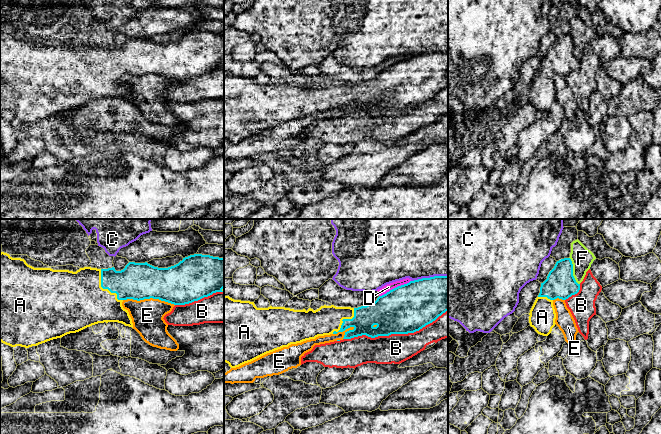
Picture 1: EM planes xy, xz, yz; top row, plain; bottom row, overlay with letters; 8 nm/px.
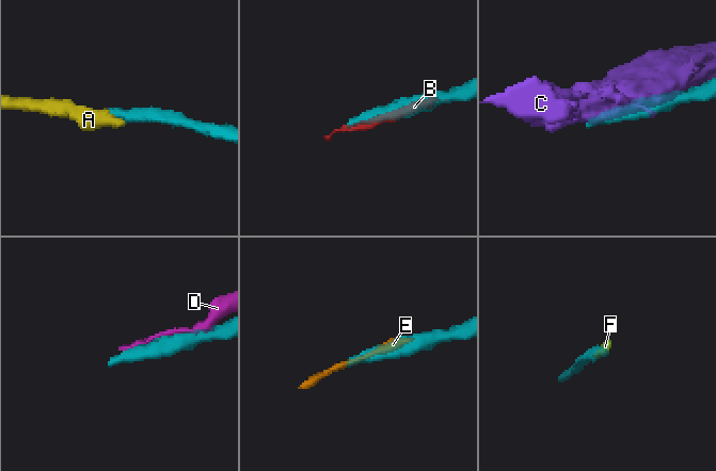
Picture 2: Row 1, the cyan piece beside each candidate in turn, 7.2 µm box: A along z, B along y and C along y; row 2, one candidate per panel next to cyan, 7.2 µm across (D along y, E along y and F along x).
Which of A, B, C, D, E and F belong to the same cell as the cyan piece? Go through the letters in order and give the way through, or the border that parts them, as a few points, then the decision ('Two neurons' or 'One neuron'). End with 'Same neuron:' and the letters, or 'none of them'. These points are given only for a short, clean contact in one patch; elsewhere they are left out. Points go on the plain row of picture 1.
A: One neuron
B: Two neurons
C: Two neurons
D: Two neurons
E: Two neurons
F: Two neurons
Same neuron: A

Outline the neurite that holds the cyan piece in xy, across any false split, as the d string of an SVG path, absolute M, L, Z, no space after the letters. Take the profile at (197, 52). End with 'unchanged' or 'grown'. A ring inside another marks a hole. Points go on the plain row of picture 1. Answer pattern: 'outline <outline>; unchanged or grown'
outline M0 29L0 117L11 123L29 124L47 117L79 108L98 99L118 98L133 104L132 95L122 78L127 75L159 75L174 81L185 81L208 73L224 64L224 34L194 30L168 44L154 43L147 38L129 38L121 47L114 43L97 45L80 44L76 48L34 44L24 35Z; grown

